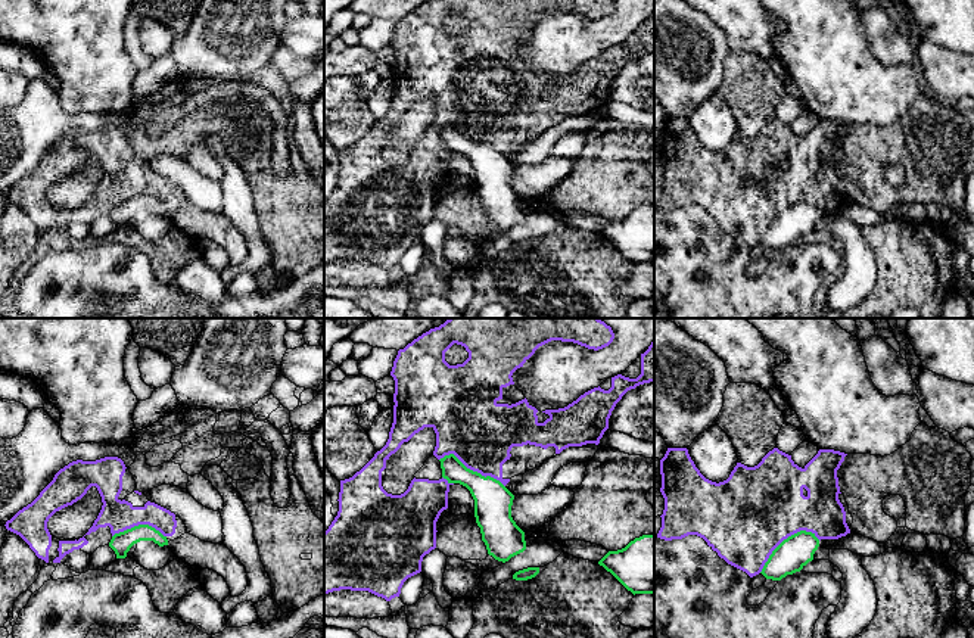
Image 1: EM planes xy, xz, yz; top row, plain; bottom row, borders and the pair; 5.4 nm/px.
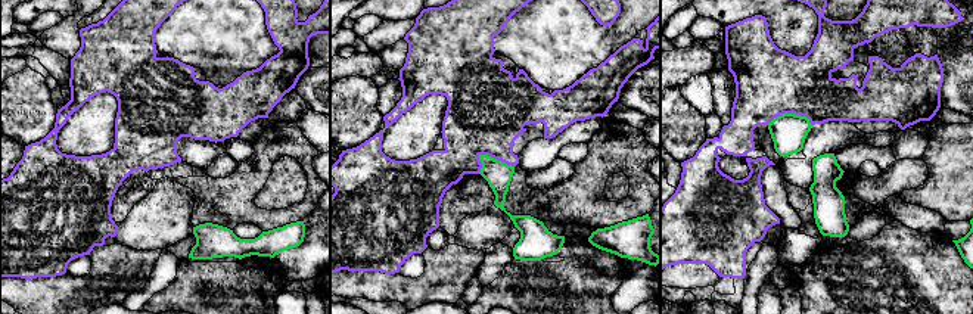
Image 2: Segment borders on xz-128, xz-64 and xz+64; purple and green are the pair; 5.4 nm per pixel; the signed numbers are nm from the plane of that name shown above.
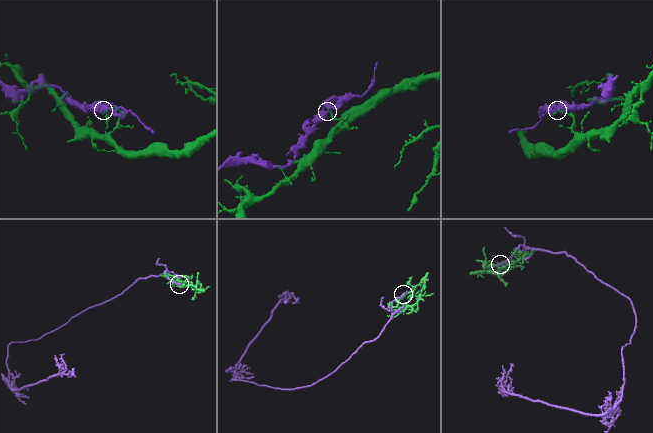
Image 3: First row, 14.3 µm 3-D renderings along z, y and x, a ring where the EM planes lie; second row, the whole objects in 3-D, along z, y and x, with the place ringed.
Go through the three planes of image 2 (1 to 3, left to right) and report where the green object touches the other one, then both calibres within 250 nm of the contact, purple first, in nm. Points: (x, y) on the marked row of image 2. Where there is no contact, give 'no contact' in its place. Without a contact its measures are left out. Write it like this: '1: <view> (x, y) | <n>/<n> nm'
1: no contact
2: xz-64 (496, 158) | 420/140 nm
3: xz+64 (789, 112) | 380/190 nm

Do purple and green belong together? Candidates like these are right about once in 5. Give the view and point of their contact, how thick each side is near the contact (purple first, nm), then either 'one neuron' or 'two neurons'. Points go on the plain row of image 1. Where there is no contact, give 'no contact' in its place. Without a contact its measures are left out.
yz (786, 208) | 460/180 nm | two neurons

